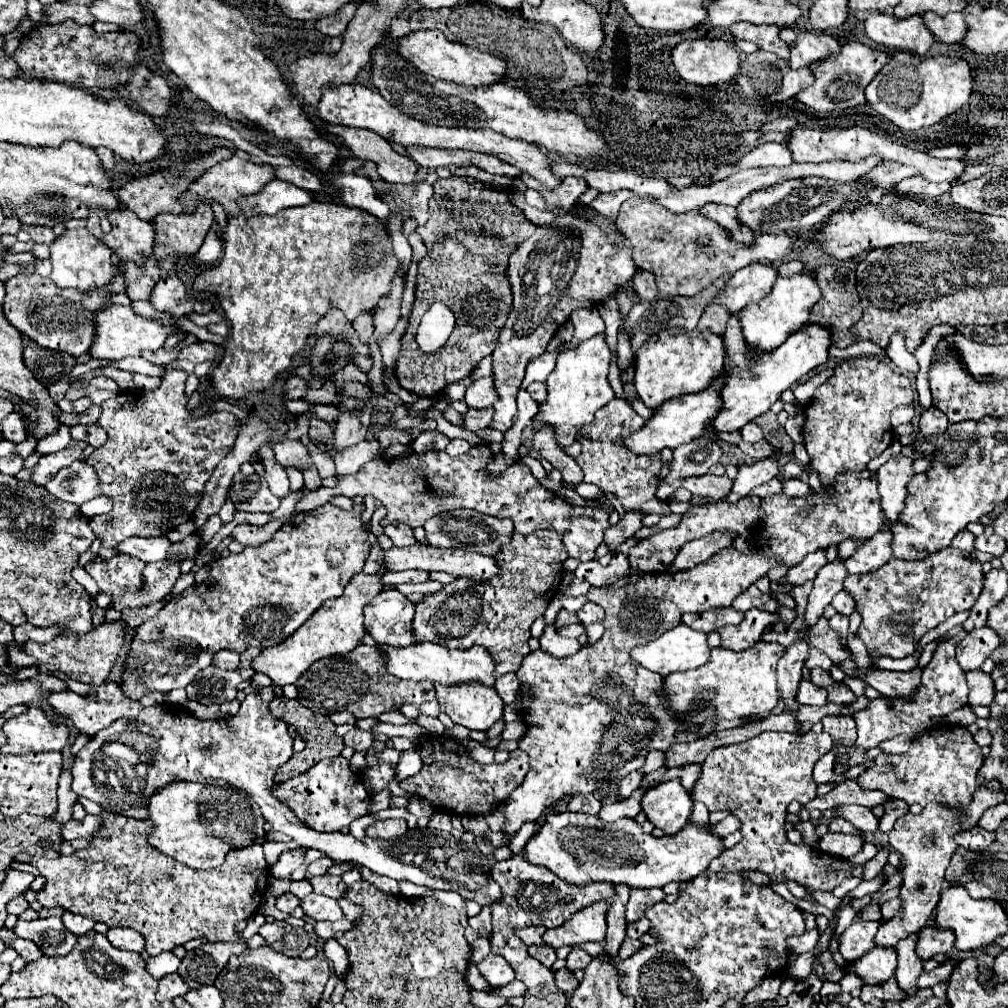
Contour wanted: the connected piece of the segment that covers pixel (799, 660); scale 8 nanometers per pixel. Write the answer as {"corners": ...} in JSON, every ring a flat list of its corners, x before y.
{"corners":[[800,640,788,646,786,654,778,662,778,690,786,710,790,710,792,714,796,714,800,708,794,696,798,694,798,684,802,680,802,668,804,668,806,656,808,656,808,644]]}

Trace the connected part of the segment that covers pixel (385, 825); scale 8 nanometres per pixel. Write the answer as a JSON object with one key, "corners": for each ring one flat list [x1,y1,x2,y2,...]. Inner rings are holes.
{"corners":[[392,818,392,820,376,822,374,826,368,826,366,834,368,834,368,836,378,836,378,838,396,838,396,836,404,836,406,830,408,830,406,820,402,820,402,818]]}

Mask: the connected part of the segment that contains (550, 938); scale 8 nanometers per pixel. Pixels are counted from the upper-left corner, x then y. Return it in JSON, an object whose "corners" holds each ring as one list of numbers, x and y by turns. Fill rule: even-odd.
{"corners":[[596,902,574,914,566,924,546,930,544,942,552,948,578,946,582,942,602,942,606,934,606,902]]}

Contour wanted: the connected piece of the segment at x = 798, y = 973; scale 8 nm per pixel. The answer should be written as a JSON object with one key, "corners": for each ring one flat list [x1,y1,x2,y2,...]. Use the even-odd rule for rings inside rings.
{"corners":[[816,946,814,947,814,950,811,950,810,952,799,954,798,958,796,958,796,962,794,962,794,964,792,964,792,968,790,968,790,974,792,974,792,976,796,976,798,980,808,978,808,974,812,971,812,959,817,950,818,947]]}

